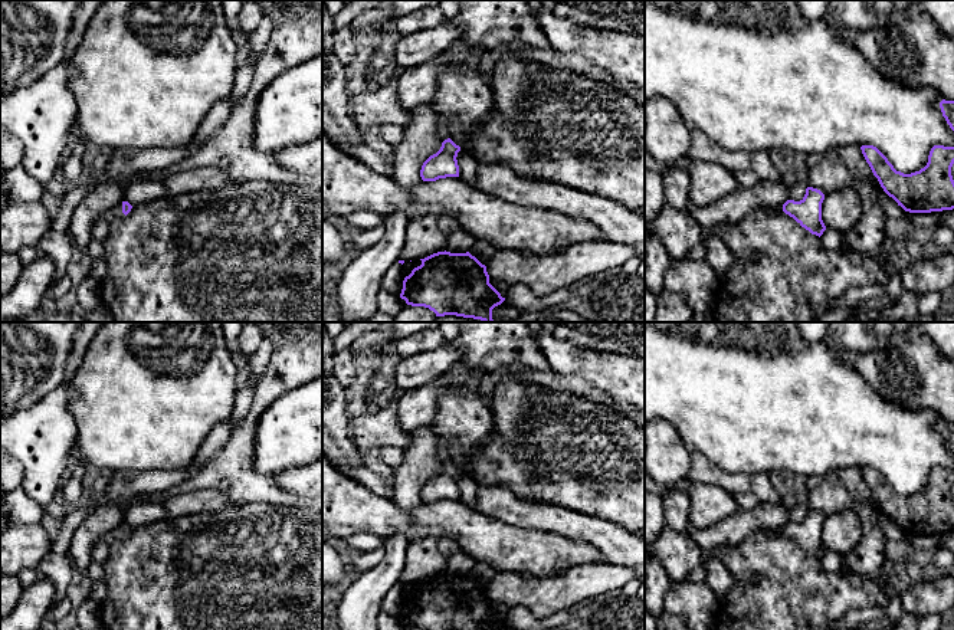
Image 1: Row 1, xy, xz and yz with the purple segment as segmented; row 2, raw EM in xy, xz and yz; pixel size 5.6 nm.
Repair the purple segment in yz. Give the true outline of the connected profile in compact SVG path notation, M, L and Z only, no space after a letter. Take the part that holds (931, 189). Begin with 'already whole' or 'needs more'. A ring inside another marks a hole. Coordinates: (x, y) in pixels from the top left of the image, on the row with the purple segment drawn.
already whole; M862 145L862 154L883 191L909 213L931 213L954 209L954 147L934 145L928 163L919 171L896 171L873 145Z

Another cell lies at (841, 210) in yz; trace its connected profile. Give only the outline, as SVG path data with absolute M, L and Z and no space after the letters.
M852 186L824 194L822 220L826 227L840 233L849 232L859 222L862 213L859 194Z

